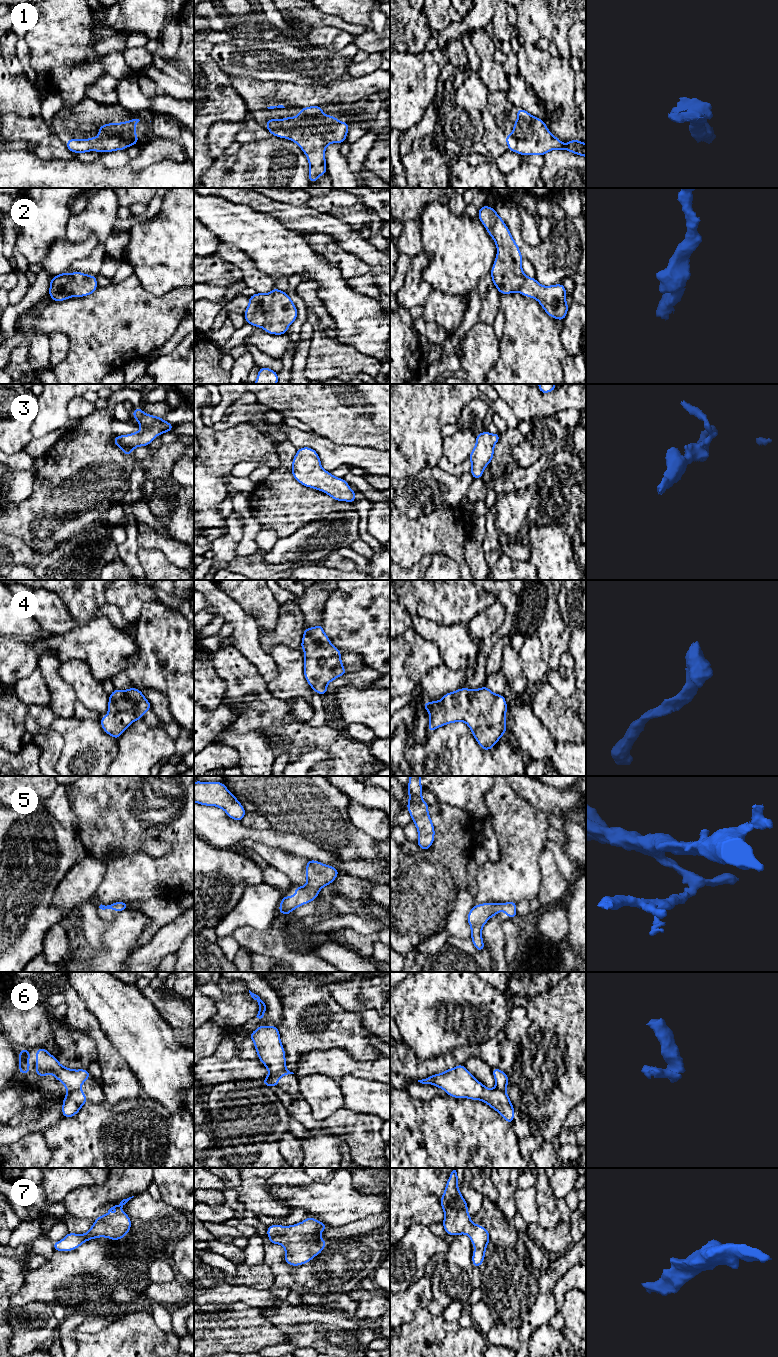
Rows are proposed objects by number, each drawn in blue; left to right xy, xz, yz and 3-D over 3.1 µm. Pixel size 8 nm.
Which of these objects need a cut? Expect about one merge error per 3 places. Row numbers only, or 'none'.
6

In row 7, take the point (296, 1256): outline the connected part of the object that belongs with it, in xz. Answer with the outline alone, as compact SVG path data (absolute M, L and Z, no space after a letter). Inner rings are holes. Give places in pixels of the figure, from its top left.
M307 1217L304 1221L290 1225L270 1225L267 1236L270 1244L285 1247L284 1260L291 1266L303 1265L319 1255L326 1247L326 1240L320 1234L328 1226L315 1218Z

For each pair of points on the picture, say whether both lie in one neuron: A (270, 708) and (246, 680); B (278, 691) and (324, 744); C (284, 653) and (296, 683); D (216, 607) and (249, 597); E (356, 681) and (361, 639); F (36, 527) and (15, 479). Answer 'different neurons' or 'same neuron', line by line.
A: same neuron
B: different neurons
C: same neuron
D: different neurons
E: different neurons
F: different neurons

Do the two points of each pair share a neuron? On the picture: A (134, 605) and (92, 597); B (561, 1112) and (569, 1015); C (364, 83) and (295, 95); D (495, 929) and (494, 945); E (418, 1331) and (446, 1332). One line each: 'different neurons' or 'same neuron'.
A: same neuron
B: same neuron
C: same neuron
D: same neuron
E: same neuron

